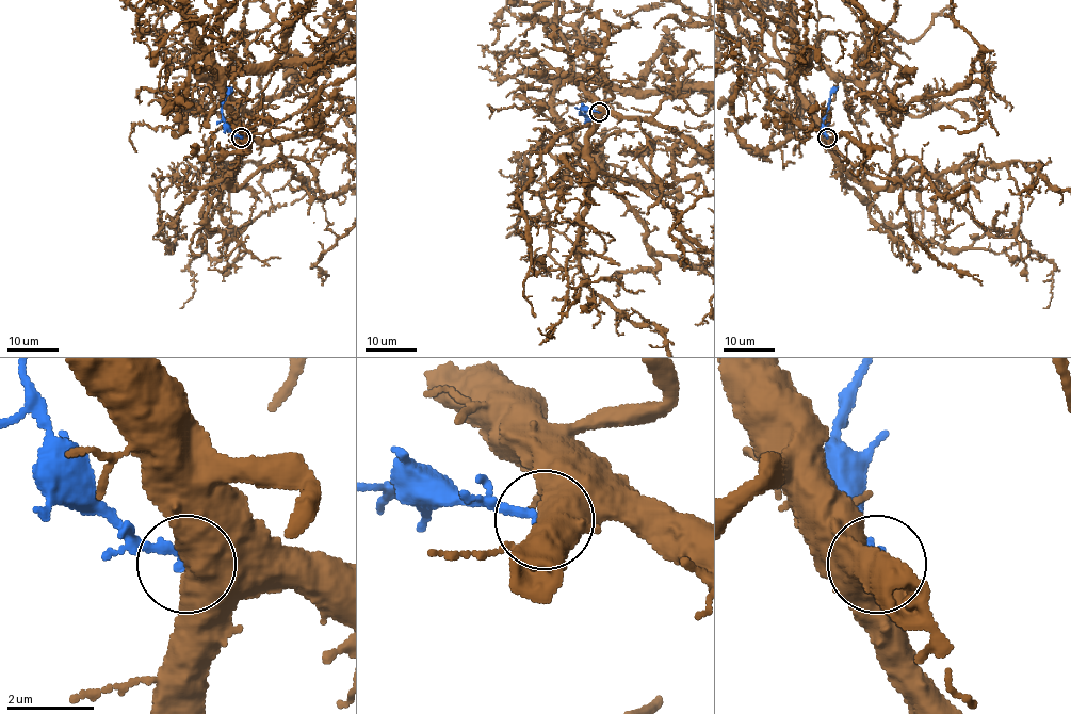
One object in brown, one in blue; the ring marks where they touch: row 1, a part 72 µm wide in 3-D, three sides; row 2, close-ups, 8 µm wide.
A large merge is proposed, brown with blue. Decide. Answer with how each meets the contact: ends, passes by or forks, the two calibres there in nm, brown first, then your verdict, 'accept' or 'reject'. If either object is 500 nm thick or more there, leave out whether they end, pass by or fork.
800/280 nm | reject

